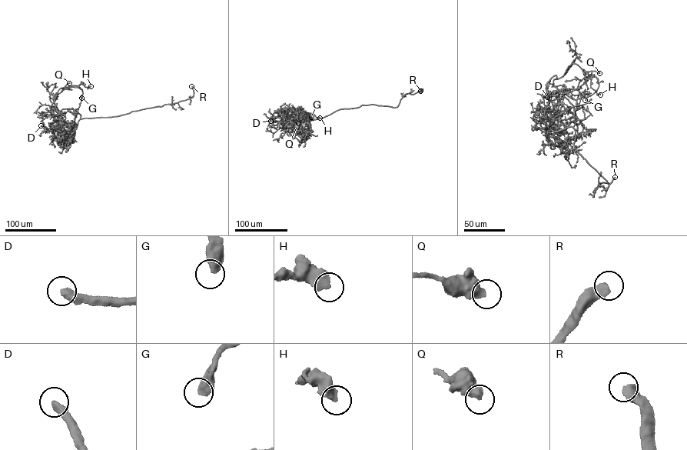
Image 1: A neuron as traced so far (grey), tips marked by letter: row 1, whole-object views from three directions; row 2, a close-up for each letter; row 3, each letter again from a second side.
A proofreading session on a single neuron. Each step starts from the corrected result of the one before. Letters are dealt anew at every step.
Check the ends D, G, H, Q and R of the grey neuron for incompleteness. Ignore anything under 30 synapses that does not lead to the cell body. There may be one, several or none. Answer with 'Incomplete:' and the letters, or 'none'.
Incomplete: D, R

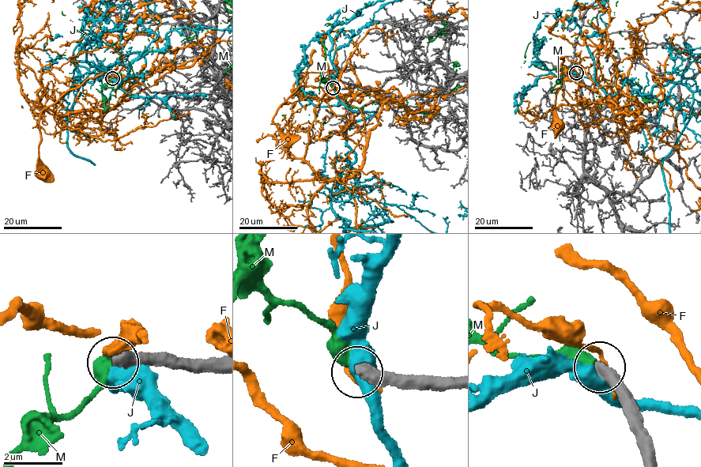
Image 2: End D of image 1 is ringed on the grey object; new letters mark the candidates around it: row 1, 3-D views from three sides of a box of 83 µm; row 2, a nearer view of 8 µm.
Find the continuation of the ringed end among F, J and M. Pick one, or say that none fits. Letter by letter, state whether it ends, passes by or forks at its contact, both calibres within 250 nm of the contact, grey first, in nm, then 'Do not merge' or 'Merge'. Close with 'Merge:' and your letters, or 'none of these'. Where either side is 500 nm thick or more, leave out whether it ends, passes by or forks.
F: It ends there. Thickness 460 nm (grey) against 150 nm. Do not merge
J: Thickness 480 nm (grey) against 550 nm. Do not merge
M: Thickness 440 nm (grey) against 500 nm. Do not merge
Merge: none of these

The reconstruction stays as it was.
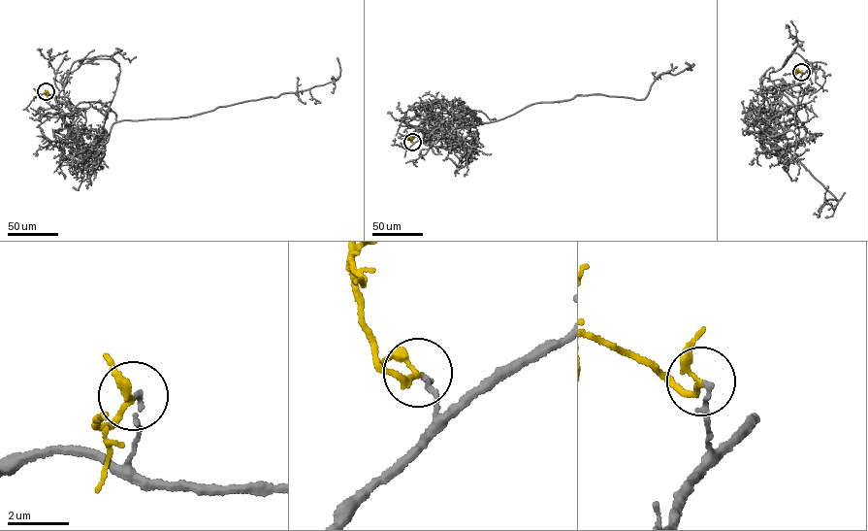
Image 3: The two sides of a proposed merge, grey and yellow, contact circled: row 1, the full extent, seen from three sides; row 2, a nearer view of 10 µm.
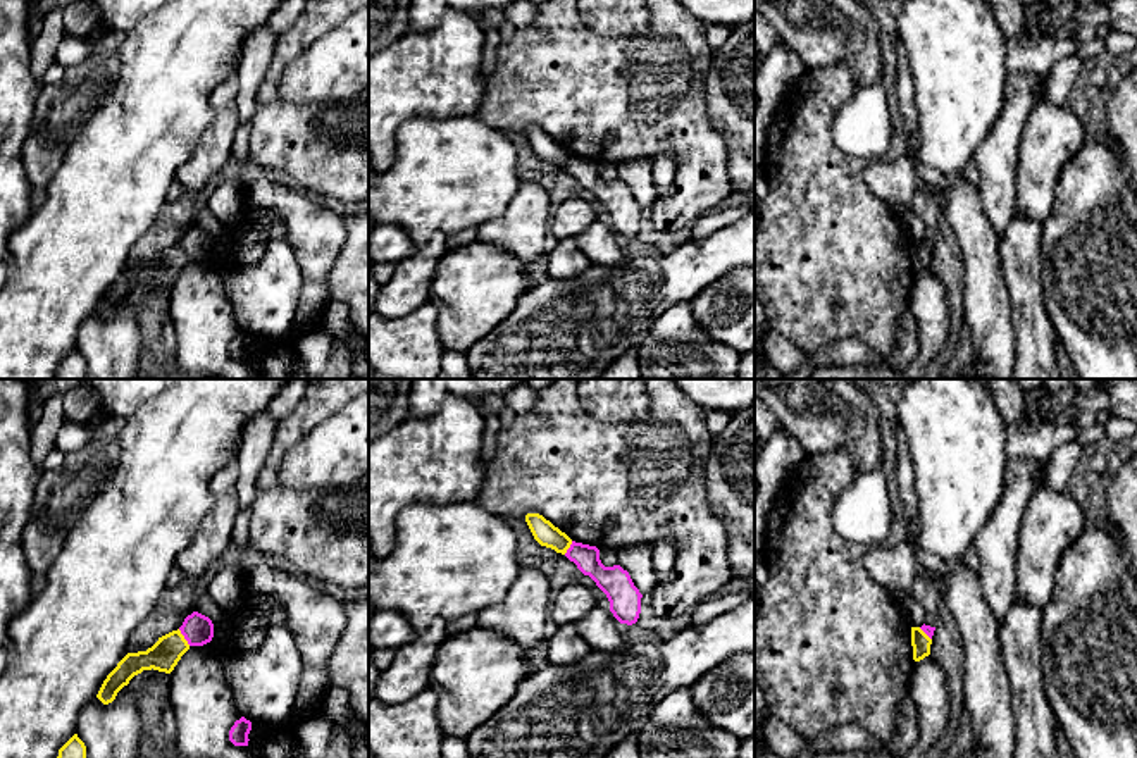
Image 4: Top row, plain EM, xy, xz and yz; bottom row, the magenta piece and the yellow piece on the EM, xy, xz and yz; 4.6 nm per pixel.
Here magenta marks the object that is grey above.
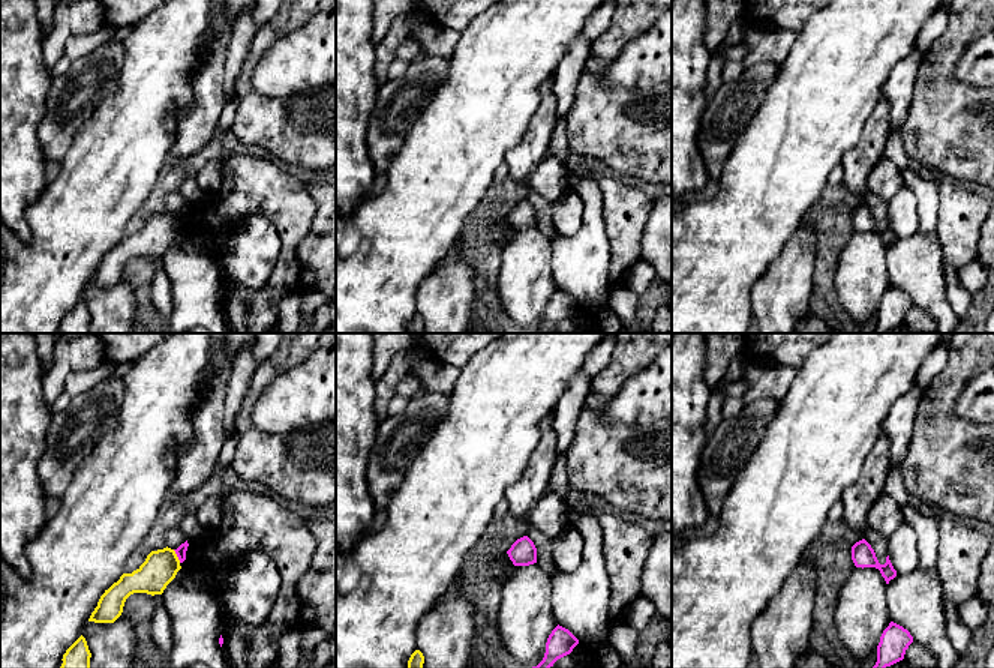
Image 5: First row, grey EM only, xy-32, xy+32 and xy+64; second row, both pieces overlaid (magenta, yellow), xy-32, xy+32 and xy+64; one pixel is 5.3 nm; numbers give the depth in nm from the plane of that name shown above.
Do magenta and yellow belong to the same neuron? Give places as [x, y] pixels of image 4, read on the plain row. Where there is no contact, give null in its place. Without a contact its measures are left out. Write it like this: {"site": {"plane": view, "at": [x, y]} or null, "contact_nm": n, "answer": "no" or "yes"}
{"site": {"plane": "xy", "at": [185, 252]}, "contact_nm": 100, "answer": "no"}

